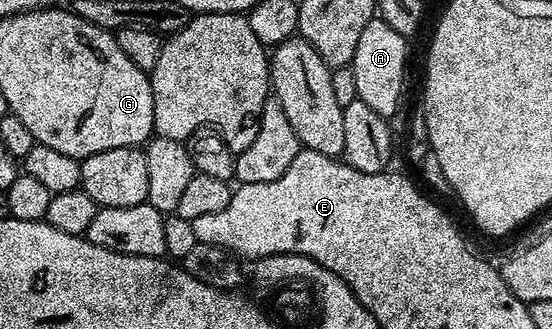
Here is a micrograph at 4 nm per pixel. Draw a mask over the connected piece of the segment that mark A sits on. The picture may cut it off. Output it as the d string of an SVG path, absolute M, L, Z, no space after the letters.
M381 17L368 21L368 25L364 25L364 30L360 33L360 41L356 41L352 66L358 99L364 101L364 105L376 109L376 113L387 117L393 117L402 103L402 86L406 83L406 43L408 43L407 36L396 33L396 29L392 29L392 25L388 25Z

